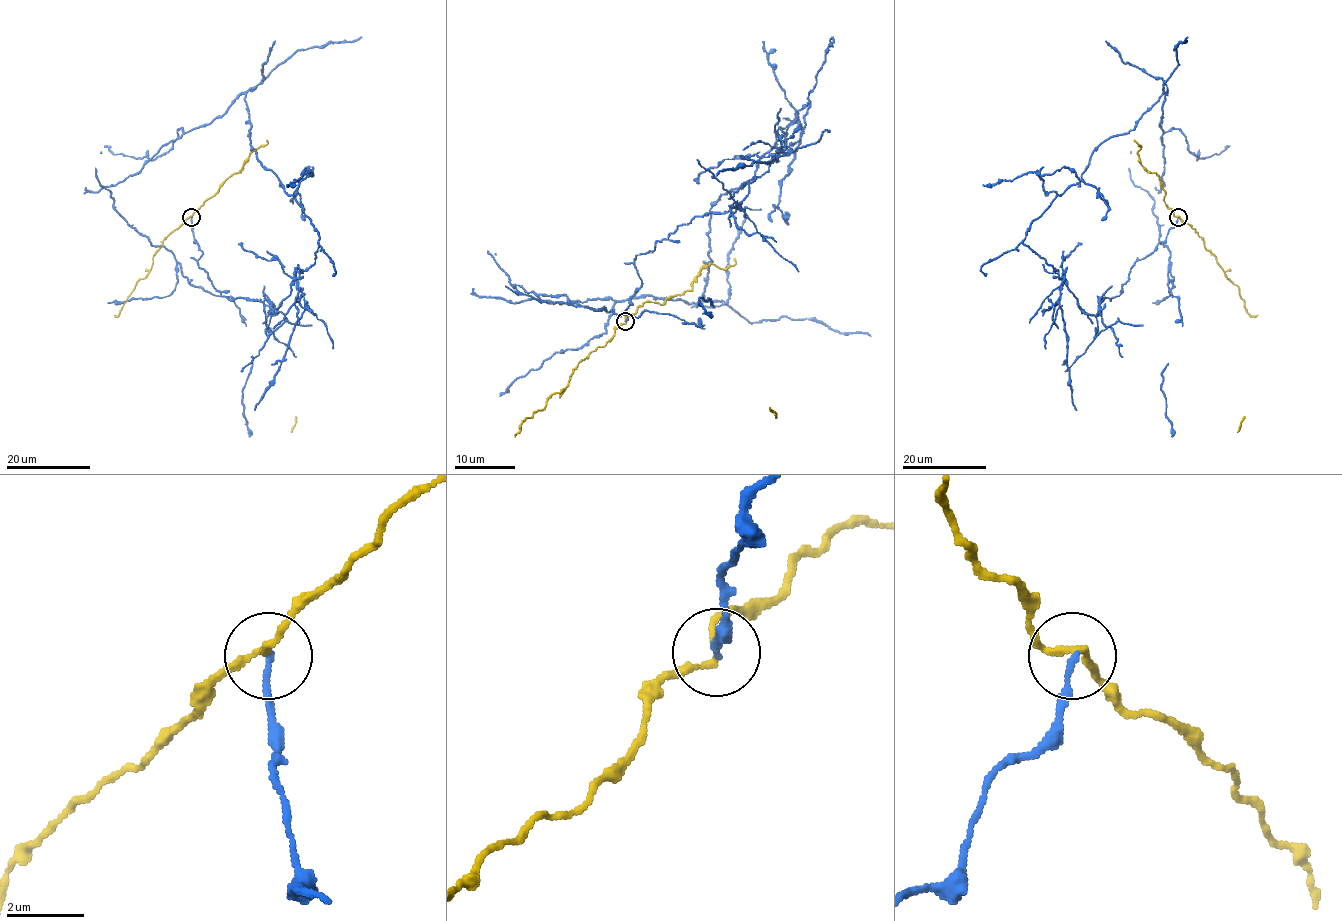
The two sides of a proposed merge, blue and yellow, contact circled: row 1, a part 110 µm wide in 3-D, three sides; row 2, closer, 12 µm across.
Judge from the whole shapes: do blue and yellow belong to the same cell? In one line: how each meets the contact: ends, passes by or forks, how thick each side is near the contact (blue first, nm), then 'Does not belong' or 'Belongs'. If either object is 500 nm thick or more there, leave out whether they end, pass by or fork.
At the ring blue ends. At the ring yellow passes by. Thickness 150 nm (blue) against 150 nm. Does not belong

